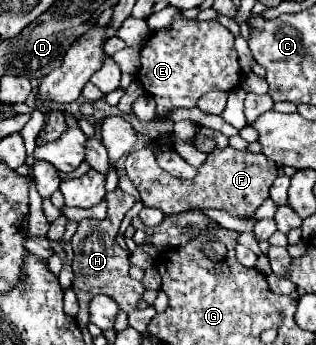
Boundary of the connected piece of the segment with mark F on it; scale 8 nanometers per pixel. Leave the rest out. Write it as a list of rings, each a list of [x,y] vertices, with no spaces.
[[[143,147],[131,151],[125,159],[125,169],[133,185],[137,187],[141,201],[145,207],[161,209],[165,215],[189,211],[189,209],[221,209],[233,217],[253,217],[259,205],[269,197],[269,187],[277,177],[277,165],[263,157],[263,153],[249,153],[249,151],[235,151],[227,149],[213,149],[207,153],[205,163],[199,167],[199,173],[193,181],[175,179],[157,163],[157,147]]]

